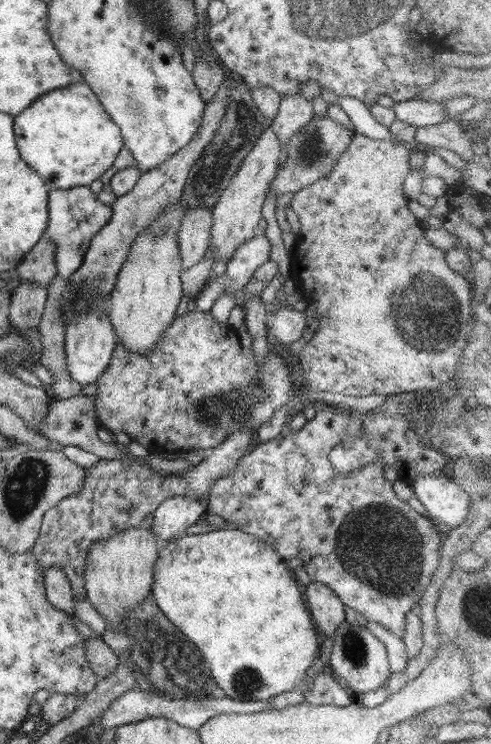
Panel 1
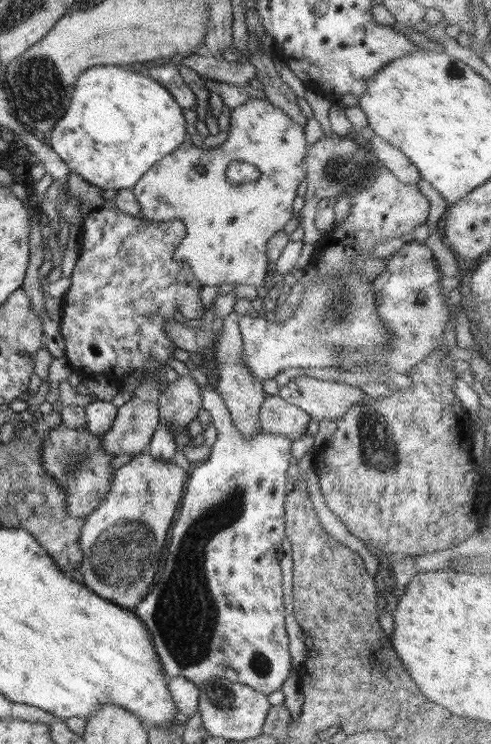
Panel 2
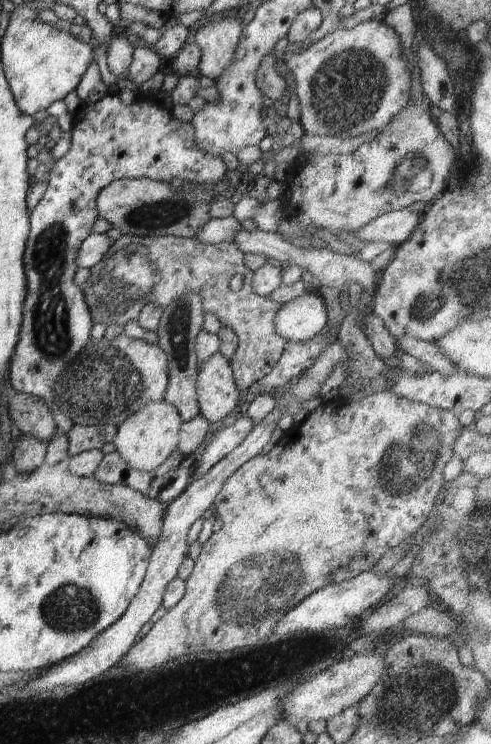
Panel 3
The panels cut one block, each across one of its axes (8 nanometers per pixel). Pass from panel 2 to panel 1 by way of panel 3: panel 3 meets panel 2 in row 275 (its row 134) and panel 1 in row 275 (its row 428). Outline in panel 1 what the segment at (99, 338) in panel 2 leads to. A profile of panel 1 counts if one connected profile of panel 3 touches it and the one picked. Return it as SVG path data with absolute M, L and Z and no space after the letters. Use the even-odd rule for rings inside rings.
M90 186L50 190L48 227L45 229L45 234L49 236L56 247L55 259L58 276L68 280L69 276L80 268L92 237L102 227L106 227L106 224L110 223L112 216L112 208L102 203Z

